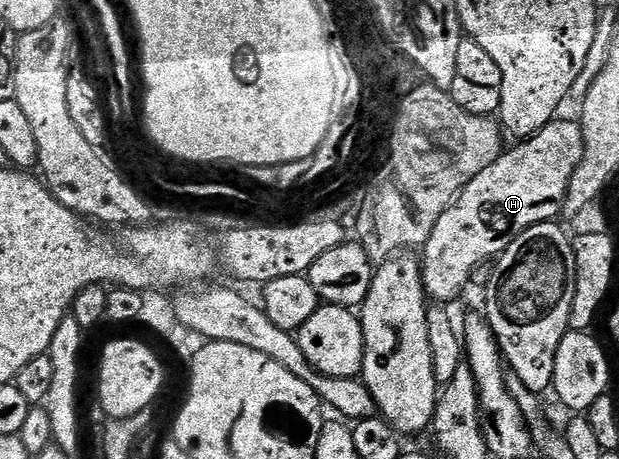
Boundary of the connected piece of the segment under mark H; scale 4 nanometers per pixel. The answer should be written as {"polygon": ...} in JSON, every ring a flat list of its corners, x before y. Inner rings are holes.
{"polygon":[[577,121,549,122,540,133,519,141,514,144,518,146,511,150,509,147,495,162,488,164,488,168,484,168,476,180,464,187,461,196,439,218,433,219,426,245,420,250,420,261,427,295,435,303,449,304,469,284,477,266,497,259,508,244,512,244,512,240,528,228,541,222,553,222,559,217,557,214,563,213,568,184,584,156,585,143,581,125]]}

